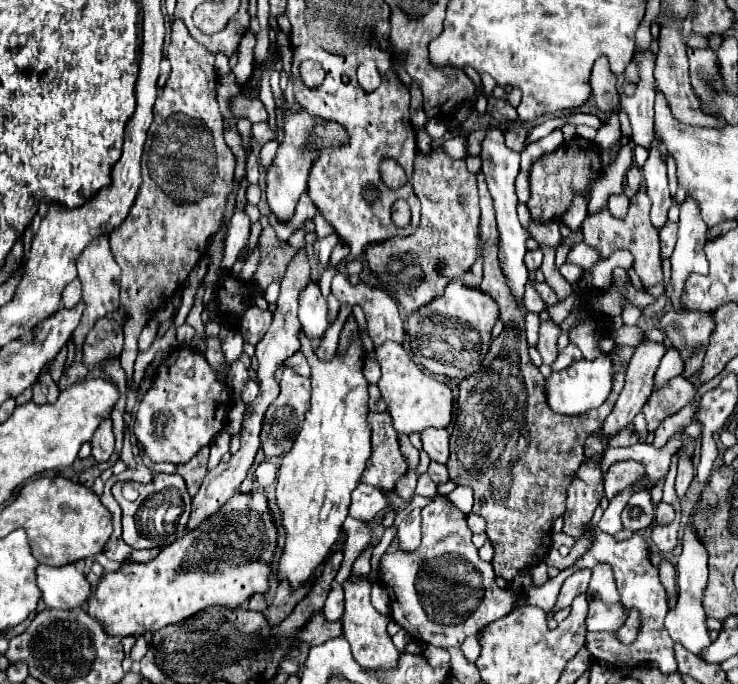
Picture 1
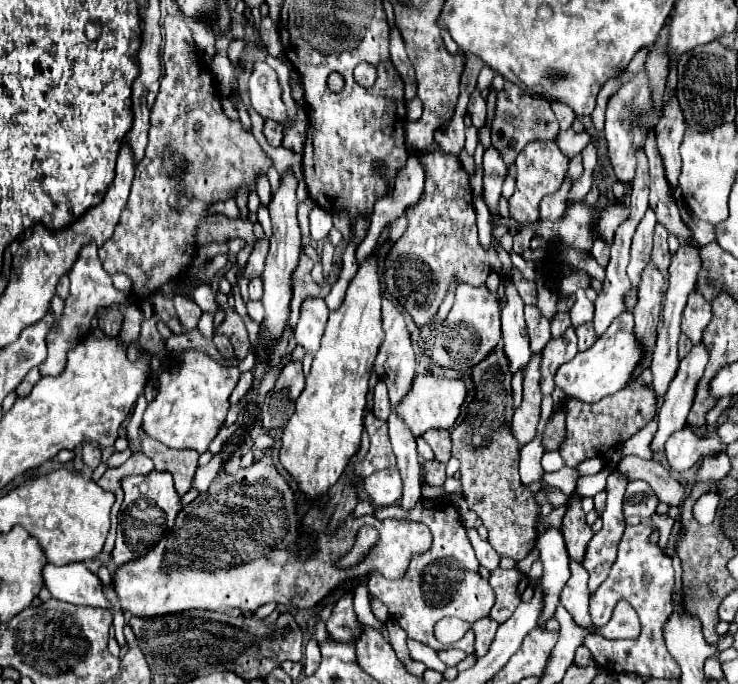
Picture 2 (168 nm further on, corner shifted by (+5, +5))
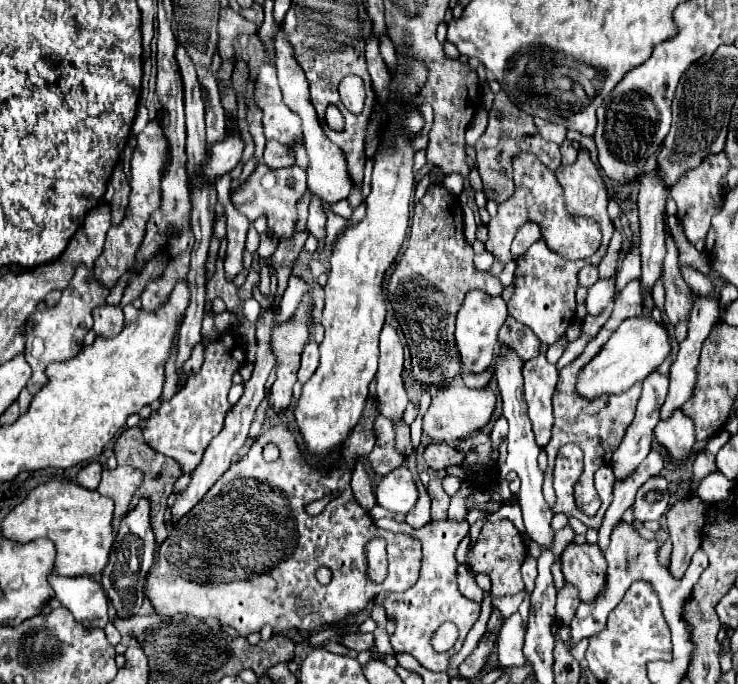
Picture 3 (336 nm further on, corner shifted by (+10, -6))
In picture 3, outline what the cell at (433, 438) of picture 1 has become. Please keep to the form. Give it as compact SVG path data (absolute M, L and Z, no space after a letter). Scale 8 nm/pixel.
M437 442L437 444L429 444L423 452L425 462L431 470L443 470L447 466L459 466L463 462L461 452L457 452L453 446L445 444L445 442Z

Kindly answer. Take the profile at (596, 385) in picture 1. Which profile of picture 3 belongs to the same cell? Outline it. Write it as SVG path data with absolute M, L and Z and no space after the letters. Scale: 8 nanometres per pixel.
M651 316L627 318L607 340L607 344L599 350L595 358L591 358L577 374L575 392L583 400L597 400L601 396L613 396L627 392L635 382L641 382L649 372L657 370L663 360L669 356L671 344L663 324L657 324Z

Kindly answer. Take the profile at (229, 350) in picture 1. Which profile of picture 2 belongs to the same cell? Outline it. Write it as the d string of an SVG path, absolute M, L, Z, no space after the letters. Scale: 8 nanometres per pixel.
M186 351L162 375L158 395L144 411L142 429L170 449L196 449L204 453L218 435L230 407L230 393L238 383L236 367L222 367L204 351Z

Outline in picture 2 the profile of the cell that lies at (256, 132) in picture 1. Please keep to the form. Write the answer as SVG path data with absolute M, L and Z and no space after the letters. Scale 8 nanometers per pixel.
M266 121L264 123L264 137L268 139L268 143L272 147L280 147L282 145L282 137L284 137L284 127L276 121Z

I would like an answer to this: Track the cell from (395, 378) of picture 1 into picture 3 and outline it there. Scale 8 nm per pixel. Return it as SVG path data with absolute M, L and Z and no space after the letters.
M463 384L441 388L433 396L431 406L423 416L423 432L435 442L455 444L457 440L467 438L473 432L481 430L489 422L493 408L495 408L495 394L491 390L471 390Z

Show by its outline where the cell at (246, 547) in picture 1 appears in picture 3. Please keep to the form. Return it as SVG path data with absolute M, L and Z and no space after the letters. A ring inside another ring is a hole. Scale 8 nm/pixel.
M275 426L263 432L253 446L215 482L207 496L171 526L167 540L161 542L157 562L145 580L145 600L149 600L153 614L163 618L175 618L179 614L193 618L217 618L223 626L231 626L241 636L259 632L265 624L269 624L275 632L283 632L287 628L315 630L323 624L341 622L347 616L361 612L379 592L409 590L419 576L423 558L421 542L409 534L395 534L377 528L369 512L357 506L349 480L349 466L317 472L305 464L293 434L285 426ZM269 442L273 442L281 454L273 462L263 458L263 448ZM329 494L335 494L335 498L329 500L321 514L311 516L307 506ZM371 538L387 540L389 574L383 584L373 584L365 576L367 562L363 548ZM319 566L329 566L333 570L333 580L327 586L321 586L315 578L315 570Z

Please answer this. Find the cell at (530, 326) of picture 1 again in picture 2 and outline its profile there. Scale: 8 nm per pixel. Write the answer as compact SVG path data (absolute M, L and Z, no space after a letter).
M524 305L524 319L528 327L528 337L534 353L540 353L550 341L550 321L538 311L536 305Z

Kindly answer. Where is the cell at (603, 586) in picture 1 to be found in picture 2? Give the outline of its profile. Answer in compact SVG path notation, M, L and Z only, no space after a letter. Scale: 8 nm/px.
M612 471L608 475L608 503L602 513L602 529L592 537L586 557L584 557L584 567L590 573L590 593L594 593L600 583L608 577L608 571L614 563L614 557L618 553L618 541L622 539L624 527L626 527L626 517L622 513L622 501L624 501L624 491L626 491L626 477L622 473Z

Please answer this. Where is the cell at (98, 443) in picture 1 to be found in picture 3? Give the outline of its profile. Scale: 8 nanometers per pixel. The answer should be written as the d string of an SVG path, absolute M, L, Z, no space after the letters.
M95 460L89 462L77 474L77 484L83 486L83 488L87 488L87 490L95 490L97 484L99 484L99 480L101 480L101 470L103 470L103 466L99 462L95 462Z

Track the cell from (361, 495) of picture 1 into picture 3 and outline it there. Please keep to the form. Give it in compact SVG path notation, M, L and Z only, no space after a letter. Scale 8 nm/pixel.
M405 466L383 476L375 490L377 504L393 514L405 514L417 500L417 488L411 472Z

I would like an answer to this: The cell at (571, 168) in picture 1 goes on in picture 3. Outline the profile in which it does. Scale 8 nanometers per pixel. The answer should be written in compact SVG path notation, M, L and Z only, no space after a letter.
M519 154L513 158L513 180L515 180L513 196L509 200L505 200L503 204L499 204L497 216L491 218L491 222L487 224L489 240L487 240L485 248L489 252L493 252L497 256L497 260L501 260L505 264L511 260L509 246L511 246L517 230L523 224L527 224L529 220L537 222L541 226L543 236L547 236L547 244L551 248L555 248L555 252L561 252L561 256L565 256L569 260L593 256L593 252L599 248L599 242L601 242L601 230L595 220L589 220L589 218L571 220L567 216L565 206L563 206L561 184L553 170L545 168L545 164L541 164L541 160L537 160L537 156L533 156L533 154Z

